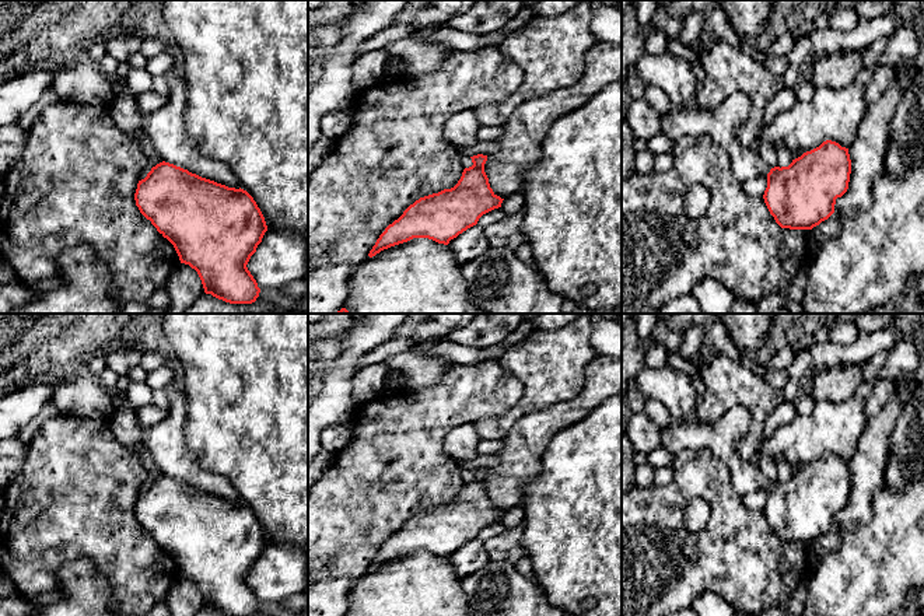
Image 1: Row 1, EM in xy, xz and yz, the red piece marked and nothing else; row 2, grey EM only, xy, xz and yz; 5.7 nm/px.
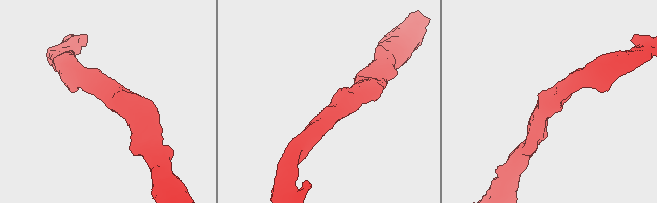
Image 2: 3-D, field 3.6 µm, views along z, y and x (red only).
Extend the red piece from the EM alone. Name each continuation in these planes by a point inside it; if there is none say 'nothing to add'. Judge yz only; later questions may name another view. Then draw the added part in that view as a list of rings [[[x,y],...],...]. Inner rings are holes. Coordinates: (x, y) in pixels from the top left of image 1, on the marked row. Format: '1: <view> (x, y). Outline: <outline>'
1: yz (721, 125). Outline: [[[742,92],[732,94],[714,111],[694,105],[672,106],[661,115],[661,133],[671,141],[680,136],[711,137],[728,151],[735,178],[745,183],[756,176],[767,176],[771,169],[757,151],[742,147],[738,141],[738,129],[746,122],[749,112],[750,101]]]

